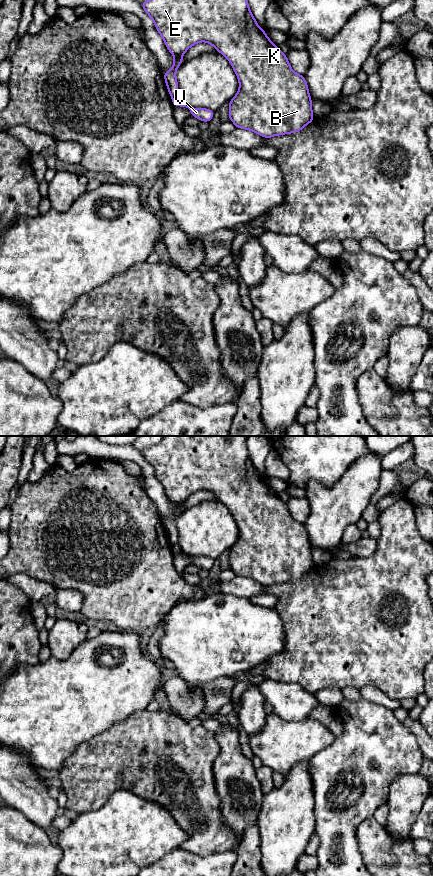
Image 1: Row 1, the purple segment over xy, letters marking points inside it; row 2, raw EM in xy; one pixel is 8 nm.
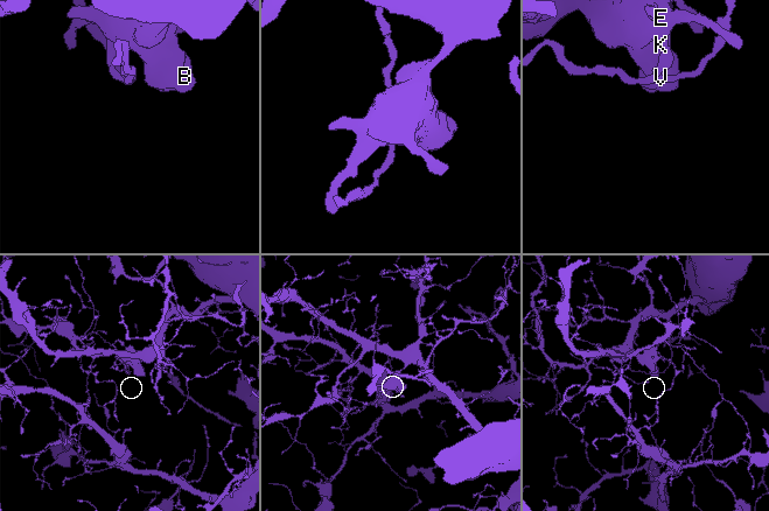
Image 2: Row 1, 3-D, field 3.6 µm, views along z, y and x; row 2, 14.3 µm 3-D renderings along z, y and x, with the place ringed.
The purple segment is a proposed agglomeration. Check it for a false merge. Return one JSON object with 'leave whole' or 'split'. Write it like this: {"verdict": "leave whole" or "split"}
{"verdict": "split"}

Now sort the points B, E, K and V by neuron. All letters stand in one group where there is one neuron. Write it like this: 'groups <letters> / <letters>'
groups B E K / V

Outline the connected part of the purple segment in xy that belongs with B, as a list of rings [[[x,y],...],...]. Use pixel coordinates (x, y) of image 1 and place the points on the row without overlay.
[[[163,436],[158,444],[144,449],[141,454],[153,468],[167,498],[174,504],[172,516],[163,521],[171,546],[178,544],[176,519],[184,510],[182,504],[193,493],[206,490],[230,510],[238,526],[238,540],[228,551],[229,568],[236,576],[253,579],[268,587],[299,580],[313,570],[315,565],[312,559],[312,547],[305,525],[293,519],[287,503],[283,502],[266,483],[266,479],[258,474],[249,456],[247,436]]]

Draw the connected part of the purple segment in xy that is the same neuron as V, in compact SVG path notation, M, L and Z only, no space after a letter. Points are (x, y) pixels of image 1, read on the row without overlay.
M178 544L172 545L173 554L186 555L190 558L191 564L199 567L200 569L210 570L214 564L214 559L207 556L194 556L186 554Z

